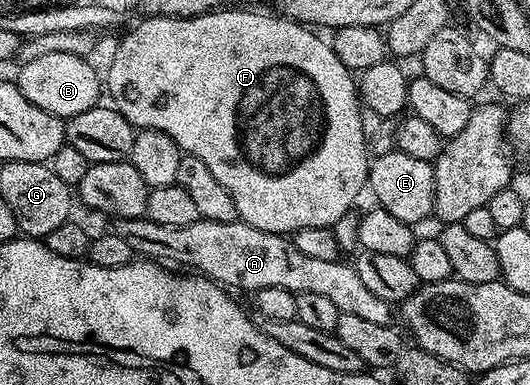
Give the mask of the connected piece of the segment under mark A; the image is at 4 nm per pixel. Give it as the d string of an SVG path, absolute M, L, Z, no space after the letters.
M136 217L126 221L118 220L115 225L115 232L127 243L131 243L134 254L145 259L152 259L158 263L170 263L174 261L177 265L186 265L186 270L196 271L200 276L208 277L210 281L216 281L218 285L226 290L249 289L256 291L263 287L283 287L287 291L298 294L303 291L316 291L326 299L331 299L335 307L339 307L341 313L360 315L371 323L390 324L395 317L395 309L392 304L379 295L374 295L361 280L353 269L352 264L344 265L341 259L328 261L327 259L310 259L308 255L303 255L303 251L297 250L292 240L288 236L280 233L268 233L259 231L259 227L251 227L243 220L235 220L231 223L215 223L204 219L195 223L187 223L187 227L166 227L163 223L155 223L148 217Z

